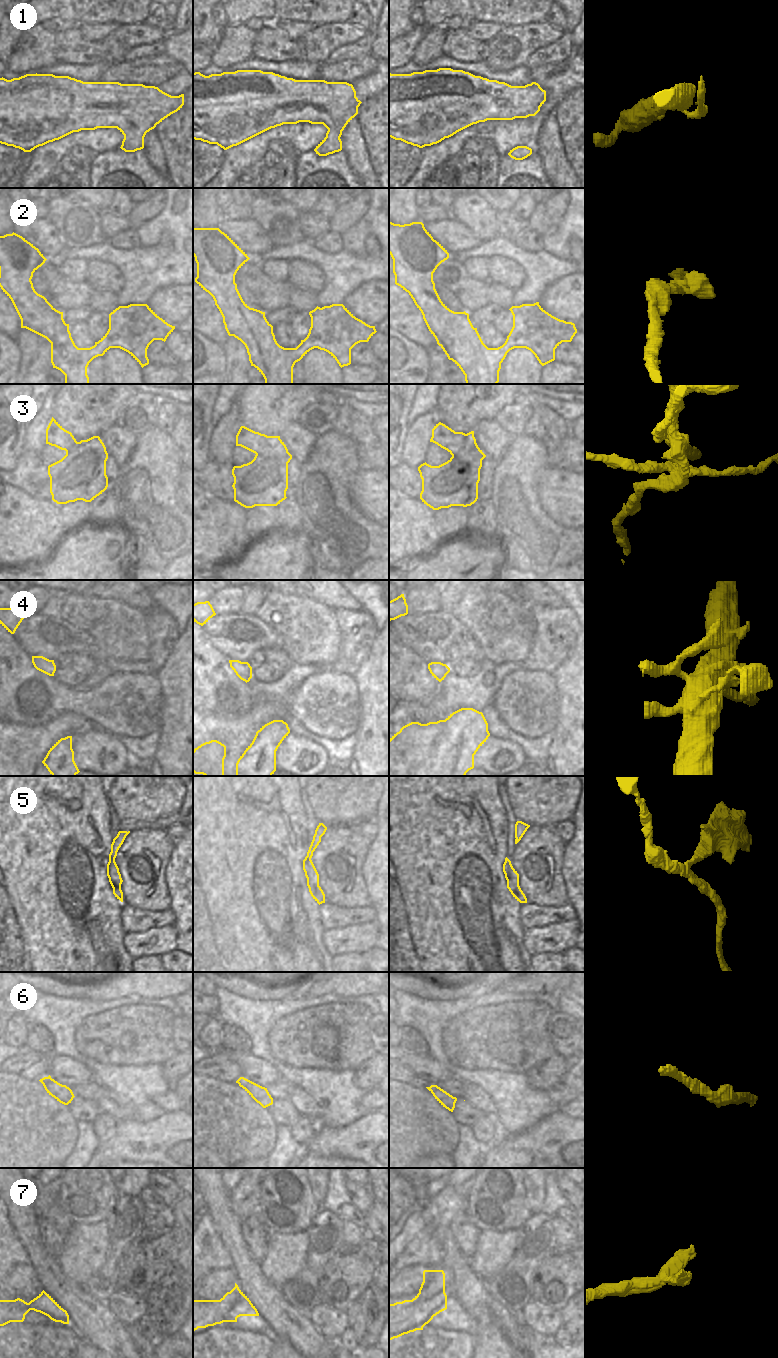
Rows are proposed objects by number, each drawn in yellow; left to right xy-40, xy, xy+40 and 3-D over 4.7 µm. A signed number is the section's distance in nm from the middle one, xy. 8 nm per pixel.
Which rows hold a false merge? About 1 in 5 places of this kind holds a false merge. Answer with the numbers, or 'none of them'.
3, 5

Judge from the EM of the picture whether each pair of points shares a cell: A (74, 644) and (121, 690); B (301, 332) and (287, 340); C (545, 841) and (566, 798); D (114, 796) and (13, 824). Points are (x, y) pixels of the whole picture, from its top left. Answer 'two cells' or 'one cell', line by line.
A: two cells
B: two cells
C: two cells
D: two cells

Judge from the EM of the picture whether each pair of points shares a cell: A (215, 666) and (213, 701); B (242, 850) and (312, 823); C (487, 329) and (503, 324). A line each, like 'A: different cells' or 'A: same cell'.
A: same cell
B: different cells
C: different cells

